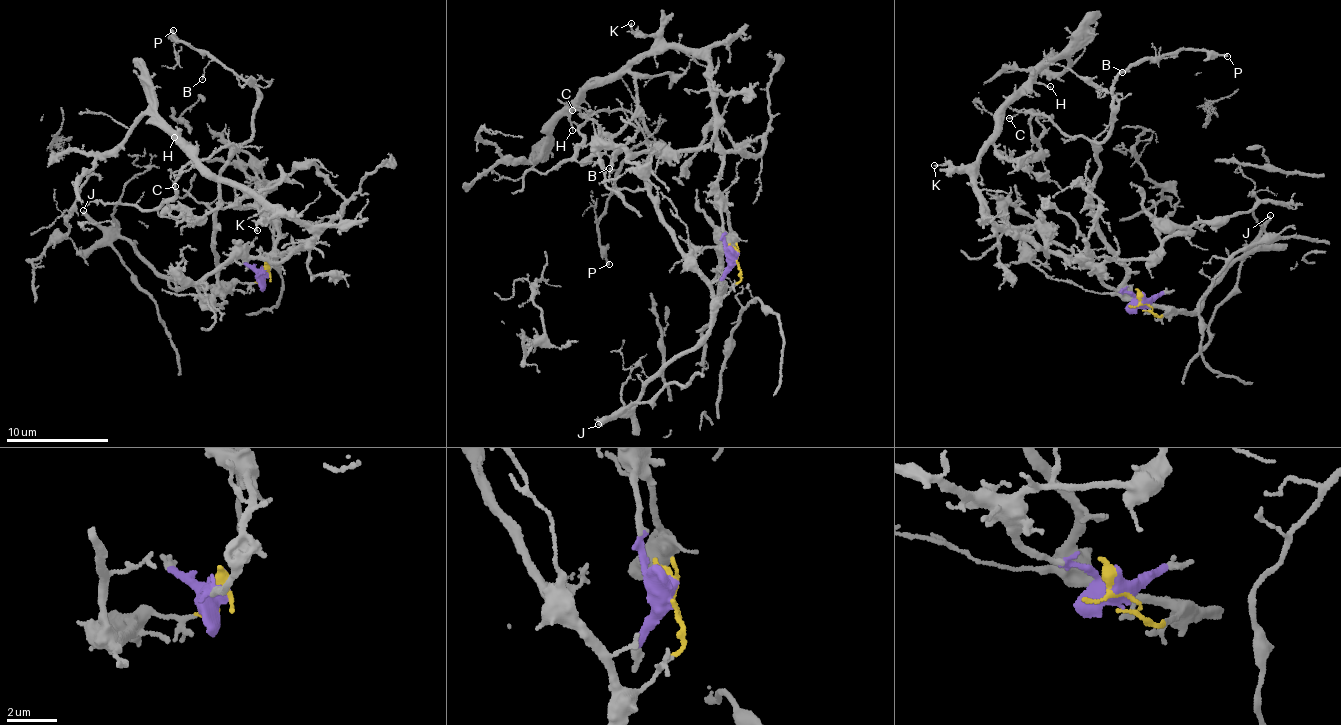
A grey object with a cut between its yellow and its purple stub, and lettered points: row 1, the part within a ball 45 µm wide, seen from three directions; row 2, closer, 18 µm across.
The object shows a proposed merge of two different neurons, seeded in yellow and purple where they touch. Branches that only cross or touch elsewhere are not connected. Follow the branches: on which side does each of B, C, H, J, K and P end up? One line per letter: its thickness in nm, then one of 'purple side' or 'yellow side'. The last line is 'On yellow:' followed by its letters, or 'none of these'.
B: 110 nm thick; yellow side
C: 110 nm thick; yellow side
H: 120 nm thick; purple side
J: 280 nm thick; yellow side
K: 120 nm thick; purple side
P: 150 nm thick; yellow side
On yellow: B, C, J, P

